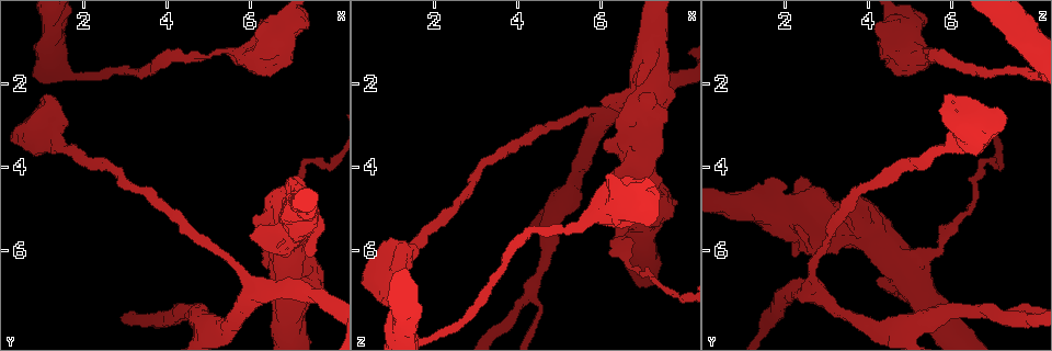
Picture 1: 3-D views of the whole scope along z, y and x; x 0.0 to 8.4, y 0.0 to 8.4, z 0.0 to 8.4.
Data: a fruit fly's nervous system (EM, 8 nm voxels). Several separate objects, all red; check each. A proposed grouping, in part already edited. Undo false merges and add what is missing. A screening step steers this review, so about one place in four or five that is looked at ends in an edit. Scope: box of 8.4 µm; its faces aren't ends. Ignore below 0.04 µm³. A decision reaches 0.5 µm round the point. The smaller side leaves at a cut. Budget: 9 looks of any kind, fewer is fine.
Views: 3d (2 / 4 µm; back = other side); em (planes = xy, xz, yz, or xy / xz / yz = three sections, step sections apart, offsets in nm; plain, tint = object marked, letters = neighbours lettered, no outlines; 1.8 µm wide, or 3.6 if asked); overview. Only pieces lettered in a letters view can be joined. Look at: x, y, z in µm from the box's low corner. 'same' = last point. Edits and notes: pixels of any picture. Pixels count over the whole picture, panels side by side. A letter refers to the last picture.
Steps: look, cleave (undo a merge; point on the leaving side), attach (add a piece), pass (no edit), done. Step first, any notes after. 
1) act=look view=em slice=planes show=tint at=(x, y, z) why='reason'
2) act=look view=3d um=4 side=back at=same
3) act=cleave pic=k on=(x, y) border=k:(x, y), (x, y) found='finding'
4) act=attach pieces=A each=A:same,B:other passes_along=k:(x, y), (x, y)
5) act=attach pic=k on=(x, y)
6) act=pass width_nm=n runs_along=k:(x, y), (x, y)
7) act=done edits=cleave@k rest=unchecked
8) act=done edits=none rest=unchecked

act=look view=3d um=4 at=(5.00, 1.40, 5.45) why='calibre changes'

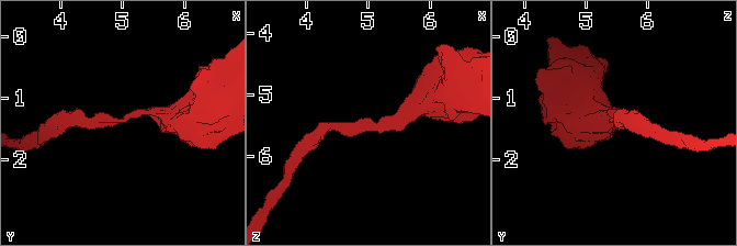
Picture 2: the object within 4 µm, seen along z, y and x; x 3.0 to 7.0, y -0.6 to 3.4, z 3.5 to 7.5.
act=look view=em slice=planes show=tint at=(4.95, 1.40, 5.50) why='need the tissue'

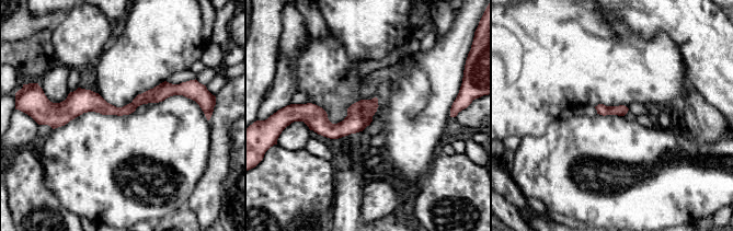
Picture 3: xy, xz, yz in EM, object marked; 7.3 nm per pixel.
act=look view=em slice=planes show=letters at=same why='what lies round it'

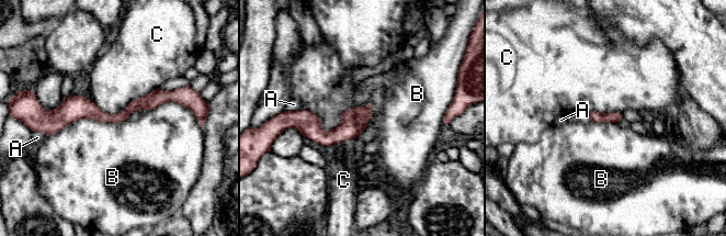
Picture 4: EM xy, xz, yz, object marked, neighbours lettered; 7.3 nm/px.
act=pass each=A:other,B:other,C:other runs_along=4:(178, 98), (121, 116), (50, 115) found='continuous, no second neuron'

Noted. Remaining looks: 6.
act=look view=em slice=planes show=tint at=(6.40, 5.80, 5.75) why='thin neck'

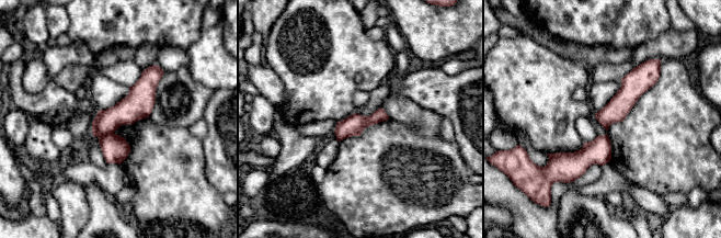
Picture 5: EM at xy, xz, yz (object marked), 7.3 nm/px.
act=look view=em slice=planes show=letters at=same why='see the neighbours'

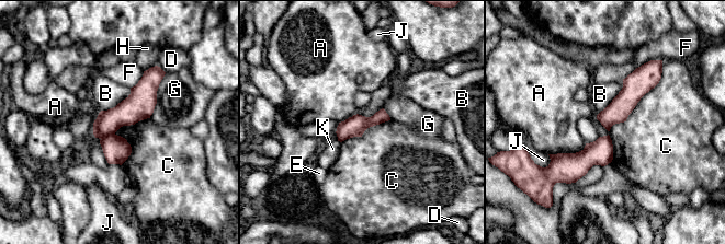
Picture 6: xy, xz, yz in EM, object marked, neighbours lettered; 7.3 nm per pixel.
act=cleave pic=6 on=(131, 111) each=A:other,B:other,C:other,D:other,E:other,F:other,G:other,H:other,J:other,K:other found='two neurons meet here'

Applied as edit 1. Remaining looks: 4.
act=look view=overview

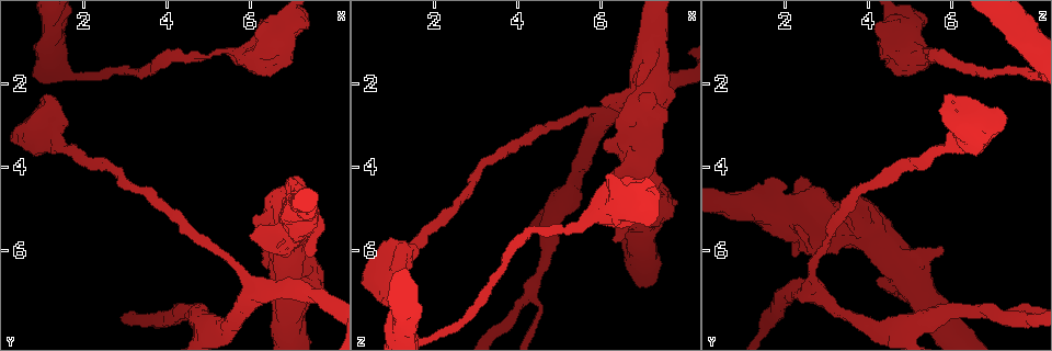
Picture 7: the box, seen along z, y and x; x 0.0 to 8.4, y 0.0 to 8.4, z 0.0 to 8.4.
act=look view=3d um=4 at=(4.30, 7.55, 7.05) why='three arms meet'

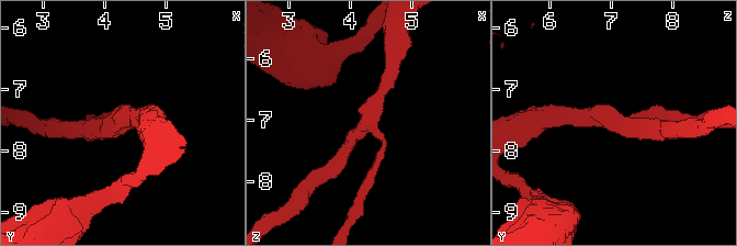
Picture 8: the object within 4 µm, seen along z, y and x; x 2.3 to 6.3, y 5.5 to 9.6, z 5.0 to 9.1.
act=look view=em slice=planes show=tint at=(4.25, 7.55, 7.10) arms=3 why='now the EM'

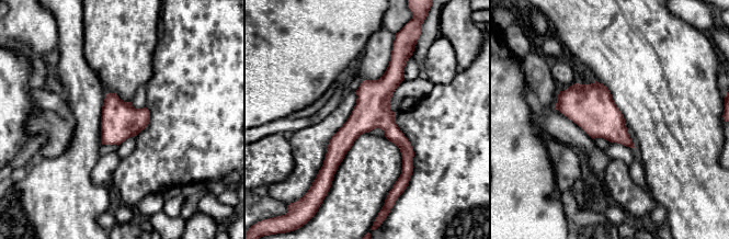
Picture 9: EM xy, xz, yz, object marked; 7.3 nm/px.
act=look view=em slice=planes show=letters at=same why='see the neighbours'

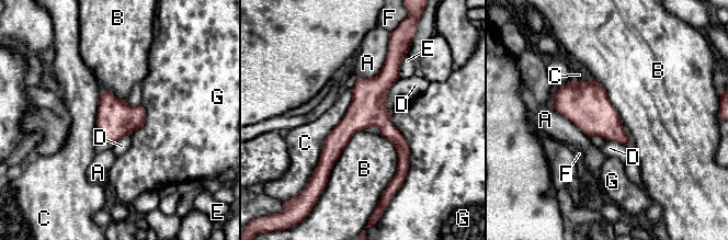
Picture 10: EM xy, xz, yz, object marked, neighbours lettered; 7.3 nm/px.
act=pass longest_contact=C:700nm each=A:other,B:other,C:other,D:other,E:other,F:other,G:other runs_along=10:(397, 63), (334, 143), (326, 172) found='one neuron here'

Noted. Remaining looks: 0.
act=done edits=cleave@6 rest=unchecked

